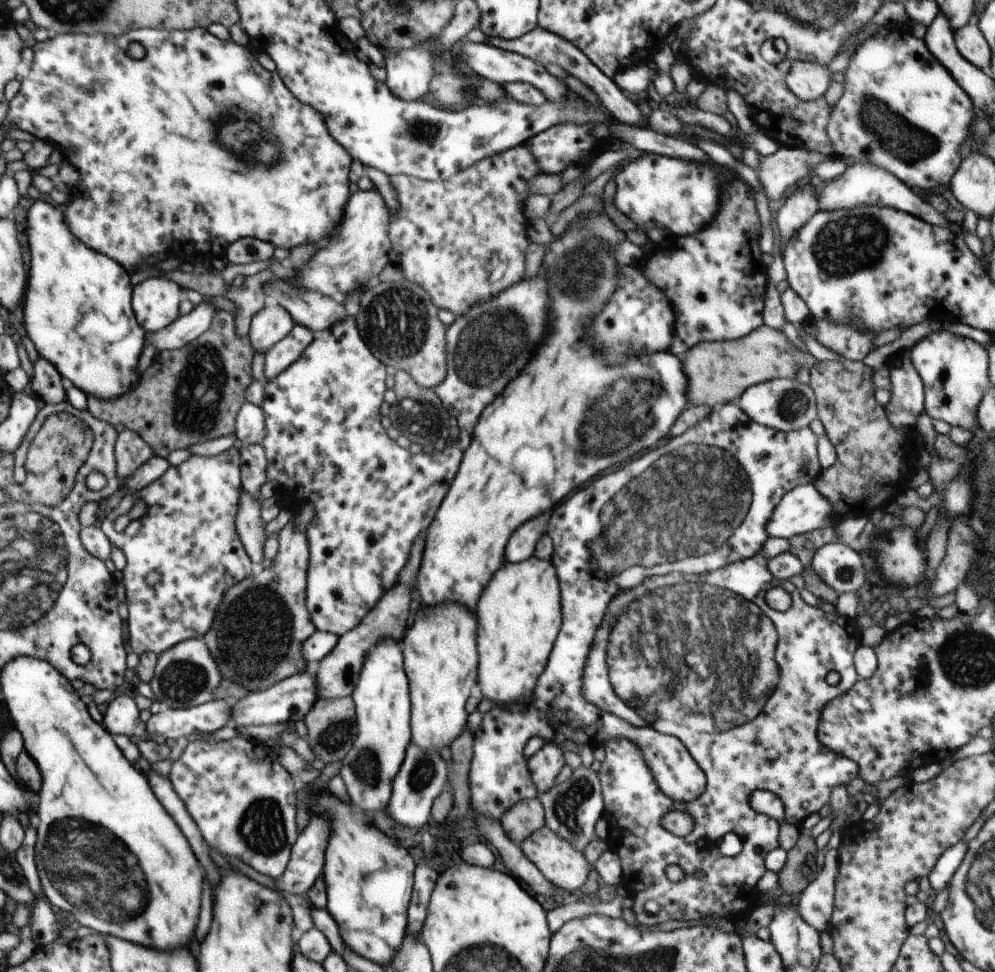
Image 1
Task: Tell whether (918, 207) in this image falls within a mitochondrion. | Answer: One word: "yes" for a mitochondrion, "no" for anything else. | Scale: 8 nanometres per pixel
no

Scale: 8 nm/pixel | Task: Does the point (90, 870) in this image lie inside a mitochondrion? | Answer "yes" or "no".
yes

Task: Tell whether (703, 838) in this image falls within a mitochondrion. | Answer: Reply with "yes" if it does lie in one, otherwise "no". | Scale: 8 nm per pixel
yes

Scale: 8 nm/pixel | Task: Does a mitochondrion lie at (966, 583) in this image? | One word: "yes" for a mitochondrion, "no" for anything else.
no

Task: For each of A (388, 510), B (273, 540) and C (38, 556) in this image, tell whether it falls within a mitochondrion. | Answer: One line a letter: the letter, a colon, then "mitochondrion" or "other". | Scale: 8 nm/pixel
A: other
B: other
C: mitochondrion

